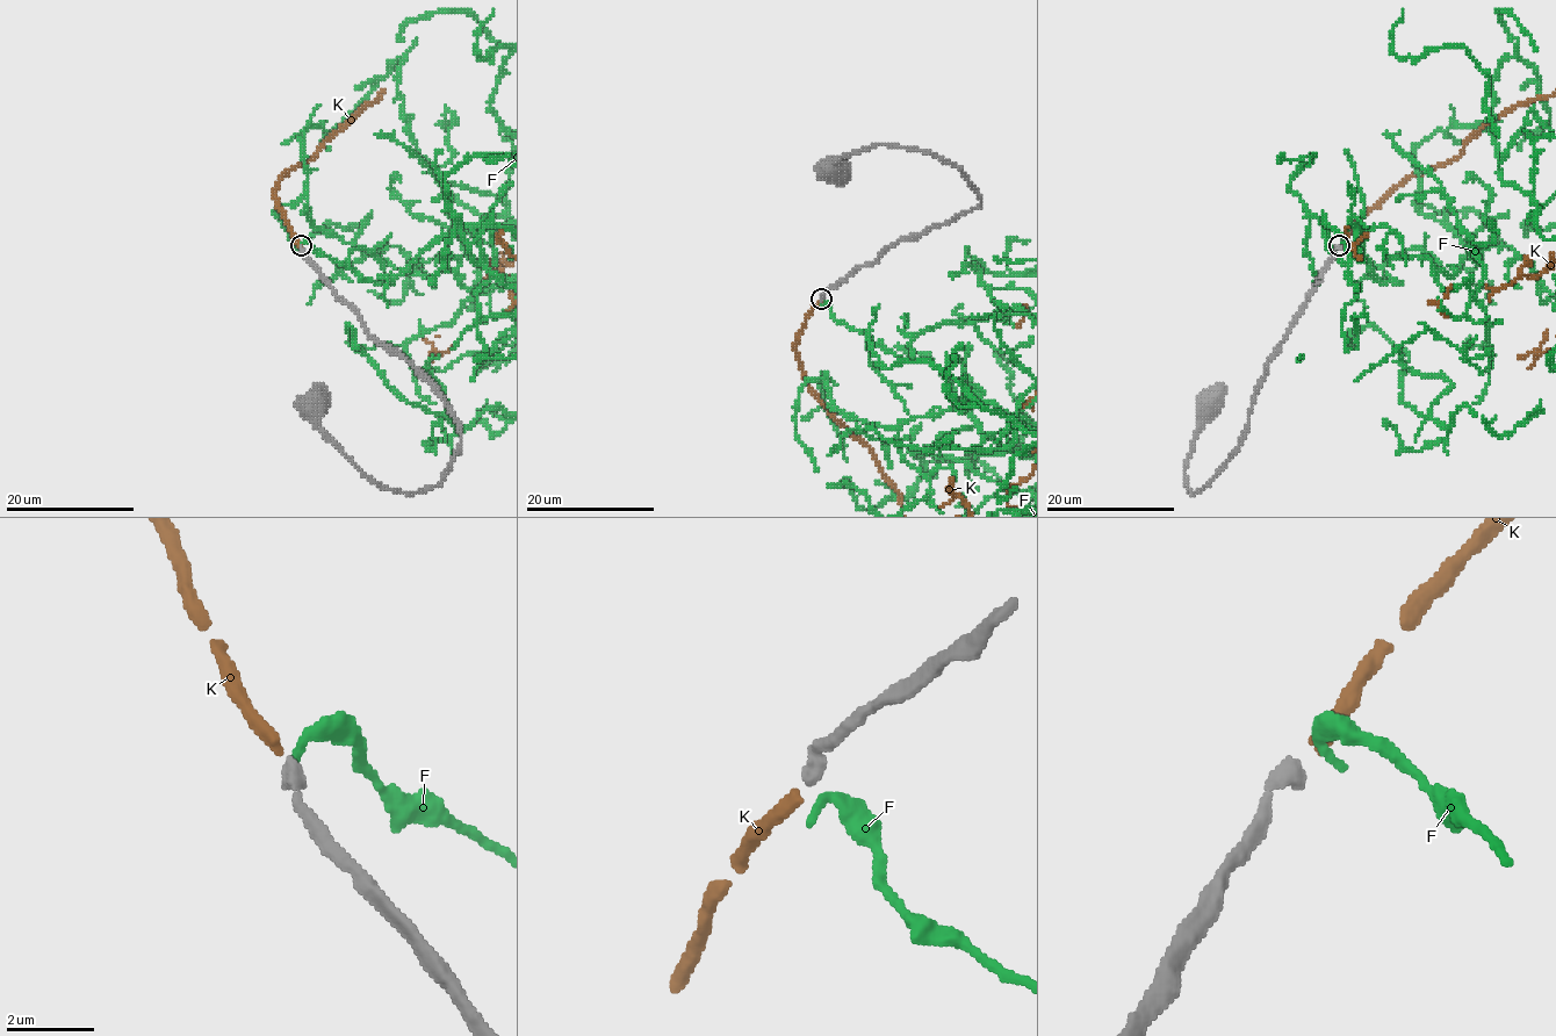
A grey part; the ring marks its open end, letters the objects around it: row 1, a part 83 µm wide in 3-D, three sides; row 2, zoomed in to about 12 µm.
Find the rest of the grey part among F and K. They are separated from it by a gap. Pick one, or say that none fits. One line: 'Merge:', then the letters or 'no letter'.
Merge: K

